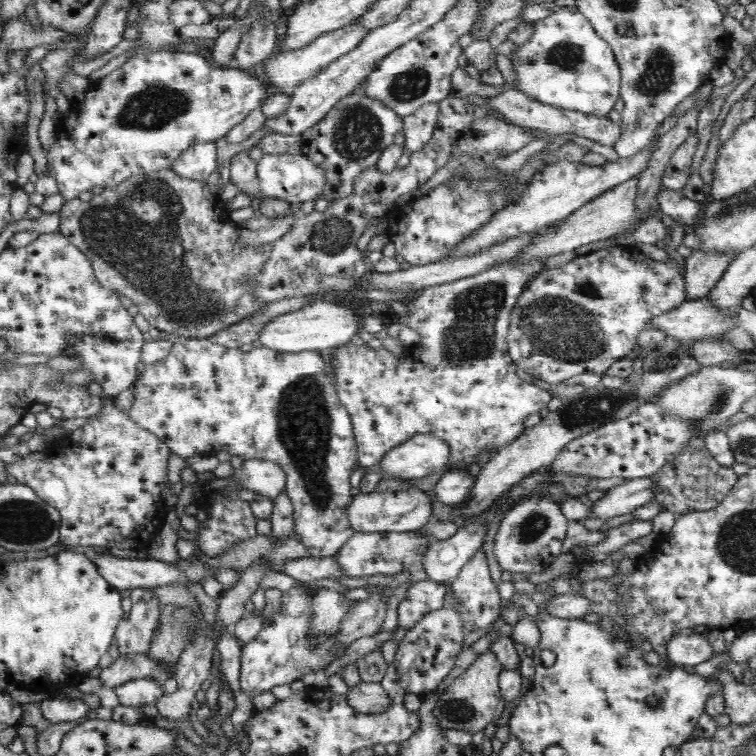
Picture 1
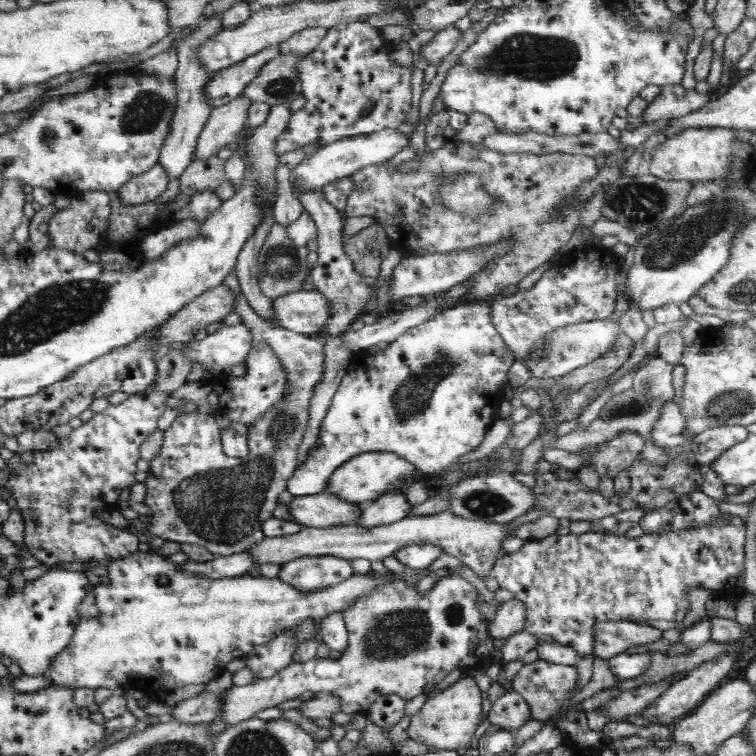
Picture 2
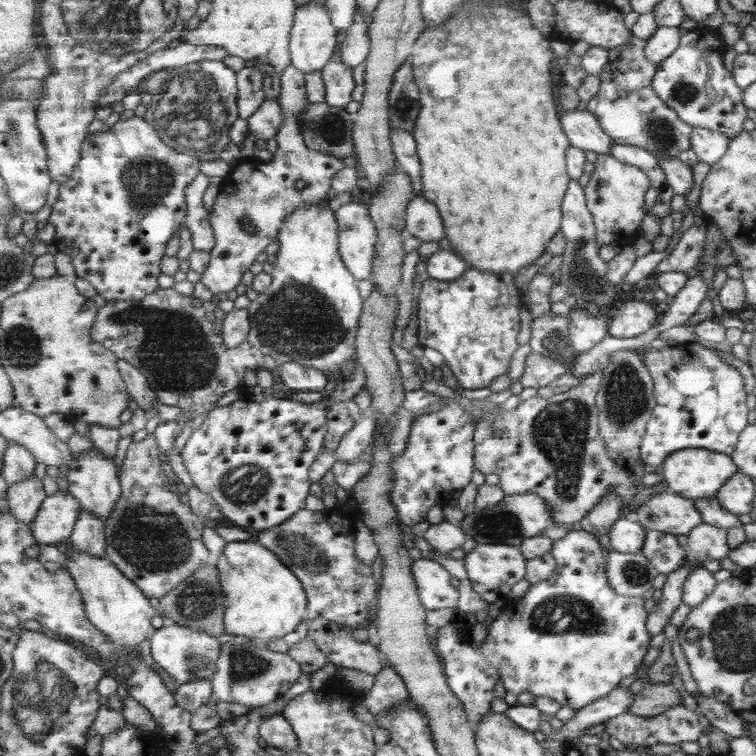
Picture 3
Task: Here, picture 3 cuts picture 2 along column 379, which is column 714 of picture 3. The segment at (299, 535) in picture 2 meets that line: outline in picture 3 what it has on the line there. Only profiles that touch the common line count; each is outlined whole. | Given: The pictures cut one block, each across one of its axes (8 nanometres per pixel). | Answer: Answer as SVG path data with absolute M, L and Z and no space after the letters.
M703 522L686 536L685 546L687 547L685 550L691 560L720 561L727 557L727 550L730 550L726 543L726 531Z

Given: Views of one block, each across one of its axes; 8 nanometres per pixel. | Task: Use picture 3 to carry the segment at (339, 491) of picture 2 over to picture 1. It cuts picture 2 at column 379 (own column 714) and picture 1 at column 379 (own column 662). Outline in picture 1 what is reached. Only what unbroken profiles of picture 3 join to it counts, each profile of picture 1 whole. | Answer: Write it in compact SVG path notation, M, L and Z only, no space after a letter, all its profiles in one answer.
M416 435L384 454L378 474L380 479L400 478L406 481L424 478L444 471L450 456L450 447L444 439L435 435Z

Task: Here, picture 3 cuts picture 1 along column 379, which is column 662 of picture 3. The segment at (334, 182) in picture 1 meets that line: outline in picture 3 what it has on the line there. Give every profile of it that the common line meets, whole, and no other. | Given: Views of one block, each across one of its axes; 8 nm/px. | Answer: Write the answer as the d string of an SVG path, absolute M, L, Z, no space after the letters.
M633 35L627 44L609 51L609 64L600 74L601 91L594 100L588 102L587 111L600 119L605 133L613 137L616 144L643 148L657 159L677 157L681 152L690 150L692 127L682 122L657 97L653 89L657 66L645 54L647 43Z

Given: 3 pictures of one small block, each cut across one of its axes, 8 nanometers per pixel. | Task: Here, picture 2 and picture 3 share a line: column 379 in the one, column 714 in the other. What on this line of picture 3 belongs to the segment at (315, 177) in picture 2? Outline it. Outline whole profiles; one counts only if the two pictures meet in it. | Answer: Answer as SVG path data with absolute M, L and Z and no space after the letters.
M693 127L690 135L690 150L697 155L698 161L711 166L725 154L728 140L719 132Z

